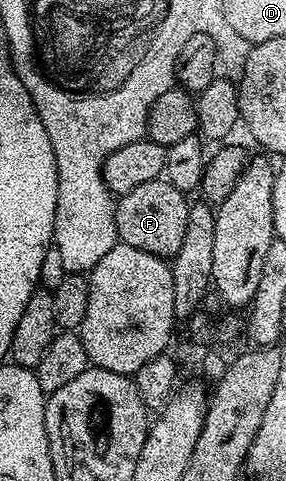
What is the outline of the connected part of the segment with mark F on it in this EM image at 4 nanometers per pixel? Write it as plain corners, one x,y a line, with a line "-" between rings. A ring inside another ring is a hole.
167,178
146,181
138,189
116,199
116,237
134,249
154,253
159,259
171,260
182,249
182,237
186,237
190,199
185,192
174,189

